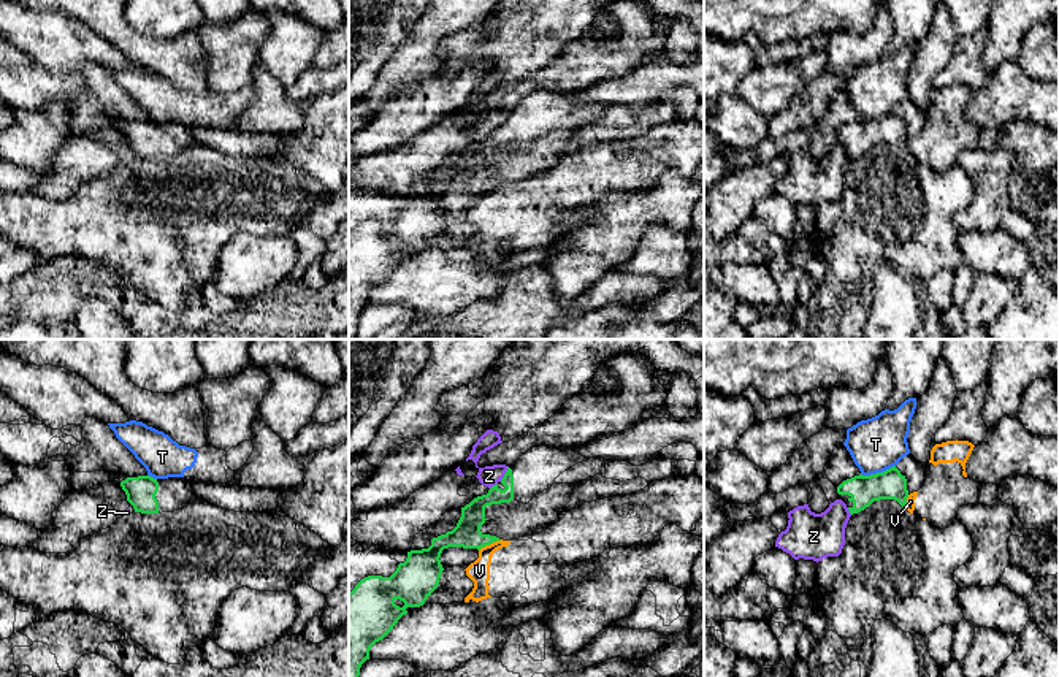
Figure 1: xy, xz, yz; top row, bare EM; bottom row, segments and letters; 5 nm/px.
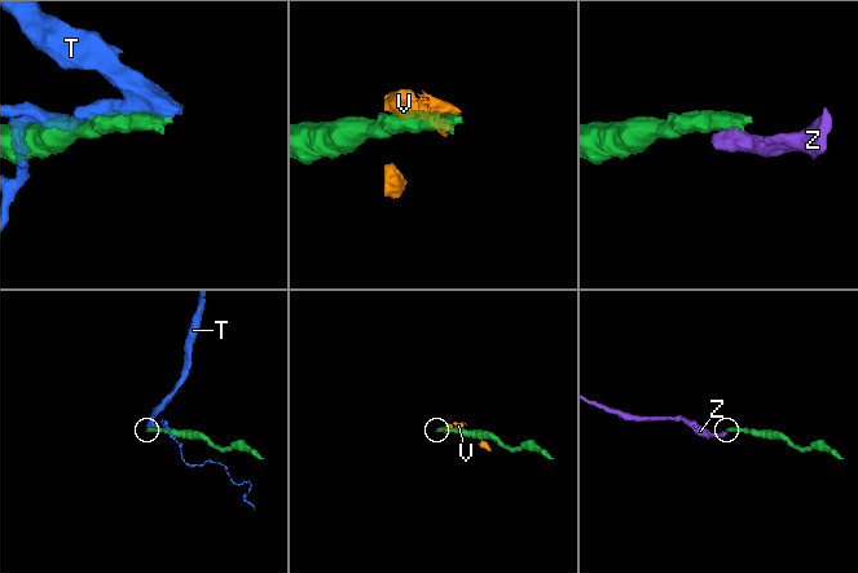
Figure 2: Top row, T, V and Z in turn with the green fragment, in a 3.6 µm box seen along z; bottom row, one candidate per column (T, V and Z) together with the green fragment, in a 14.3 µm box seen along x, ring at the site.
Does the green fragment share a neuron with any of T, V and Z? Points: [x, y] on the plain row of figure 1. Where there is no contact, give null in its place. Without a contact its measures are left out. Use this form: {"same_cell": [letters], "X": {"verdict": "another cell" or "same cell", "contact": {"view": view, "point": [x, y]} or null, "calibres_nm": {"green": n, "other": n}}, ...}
{"same_cell": [], "T": {"verdict": "another cell", "contact": {"view": "yz", "point": [877, 118]}, "calibres_nm": {"green": 150, "other": 280}}, "V": {"verdict": "another cell", "contact": {"view": "xz", "point": [490, 187]}, "calibres_nm": {"green": 140, "other": 110}}, "Z": {"verdict": "another cell", "contact": {"view": "xz", "point": [504, 119]}, "calibres_nm": {"green": 110, "other": 110}}}

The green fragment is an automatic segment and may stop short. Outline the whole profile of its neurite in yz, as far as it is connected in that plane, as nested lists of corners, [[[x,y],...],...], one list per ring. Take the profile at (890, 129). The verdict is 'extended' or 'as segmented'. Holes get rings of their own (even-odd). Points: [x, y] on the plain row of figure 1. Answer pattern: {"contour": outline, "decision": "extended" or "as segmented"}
{"contour": [[[896,111],[883,117],[847,124],[837,132],[837,138],[837,144],[847,149],[851,160],[880,144],[894,144],[905,152],[908,143],[907,124]]], "decision": "extended"}

